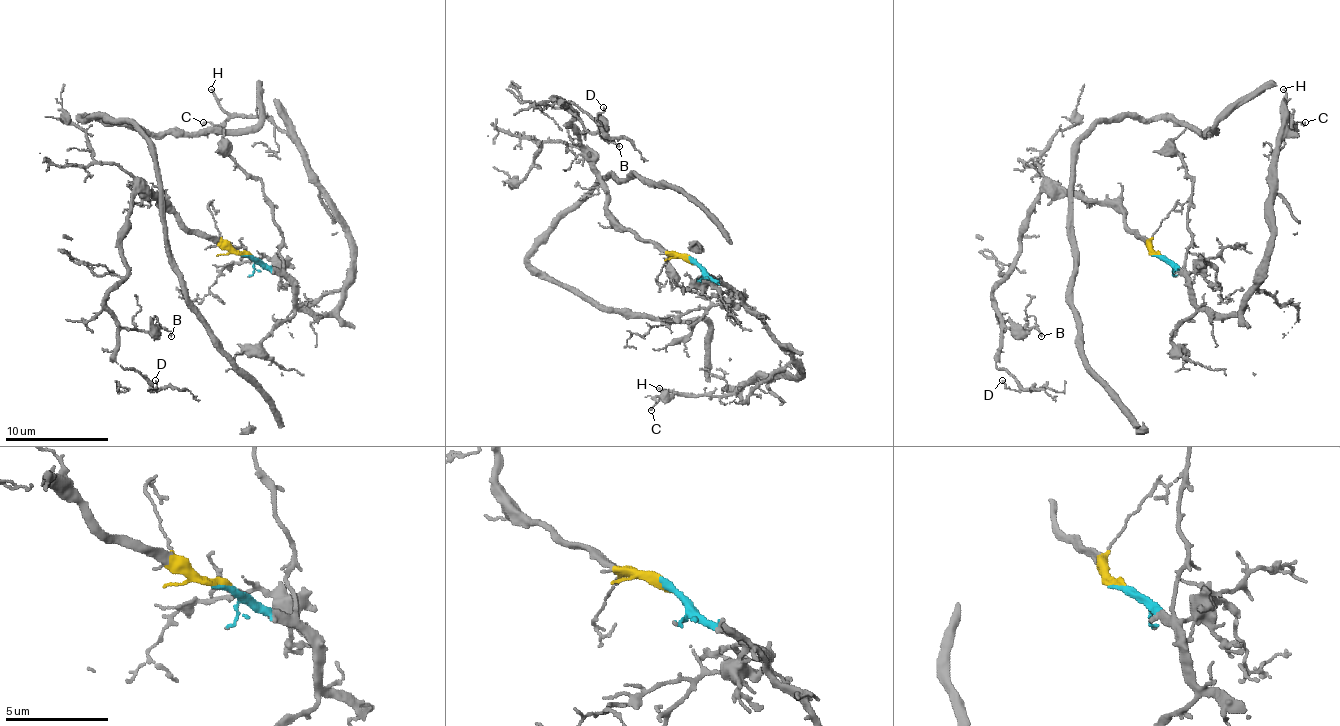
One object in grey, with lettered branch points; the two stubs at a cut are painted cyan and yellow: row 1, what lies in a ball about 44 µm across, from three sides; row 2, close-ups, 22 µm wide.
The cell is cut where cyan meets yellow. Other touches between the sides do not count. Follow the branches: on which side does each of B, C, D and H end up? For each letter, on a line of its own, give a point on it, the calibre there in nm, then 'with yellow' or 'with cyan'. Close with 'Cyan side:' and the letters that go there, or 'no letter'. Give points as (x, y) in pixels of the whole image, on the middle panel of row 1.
B: at (619, 146); 110 nm thick; with yellow
C: at (651, 410); 120 nm thick; with cyan
D: at (603, 107); 120 nm thick; with yellow
H: at (659, 388); 160 nm thick; with cyan
Cyan side: C, H

